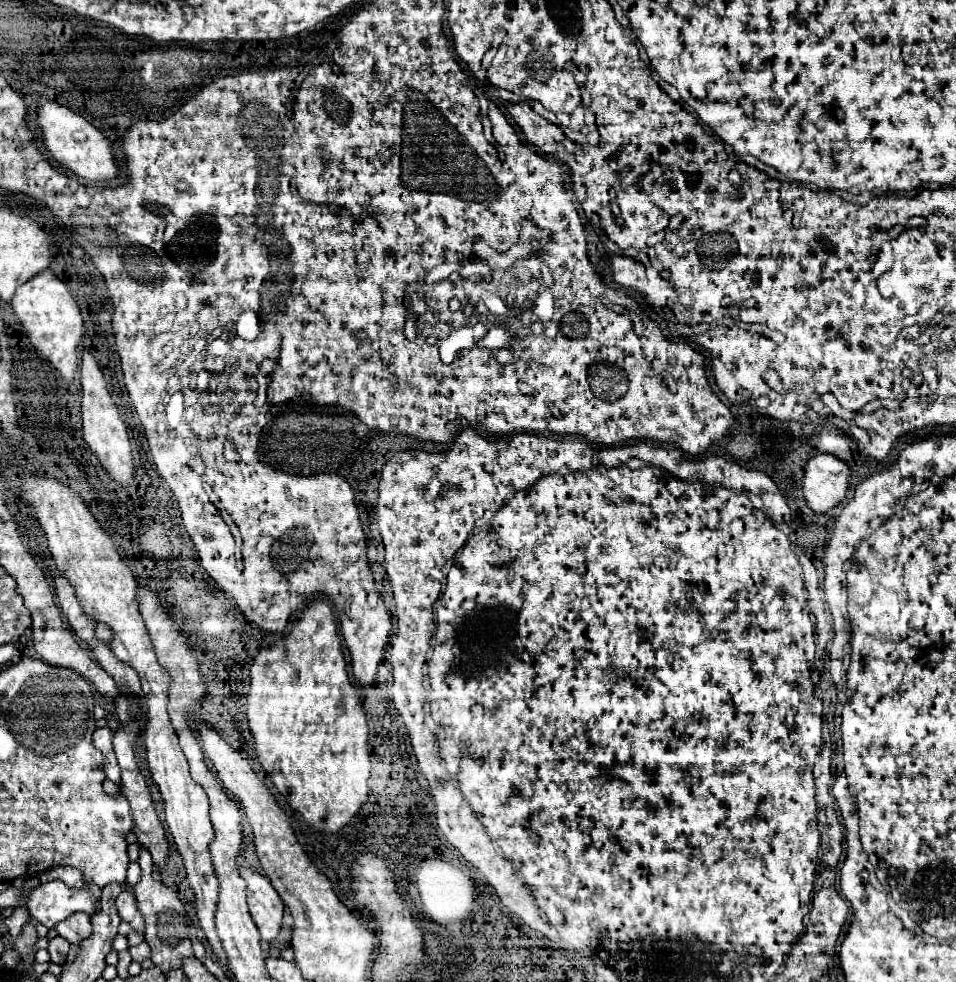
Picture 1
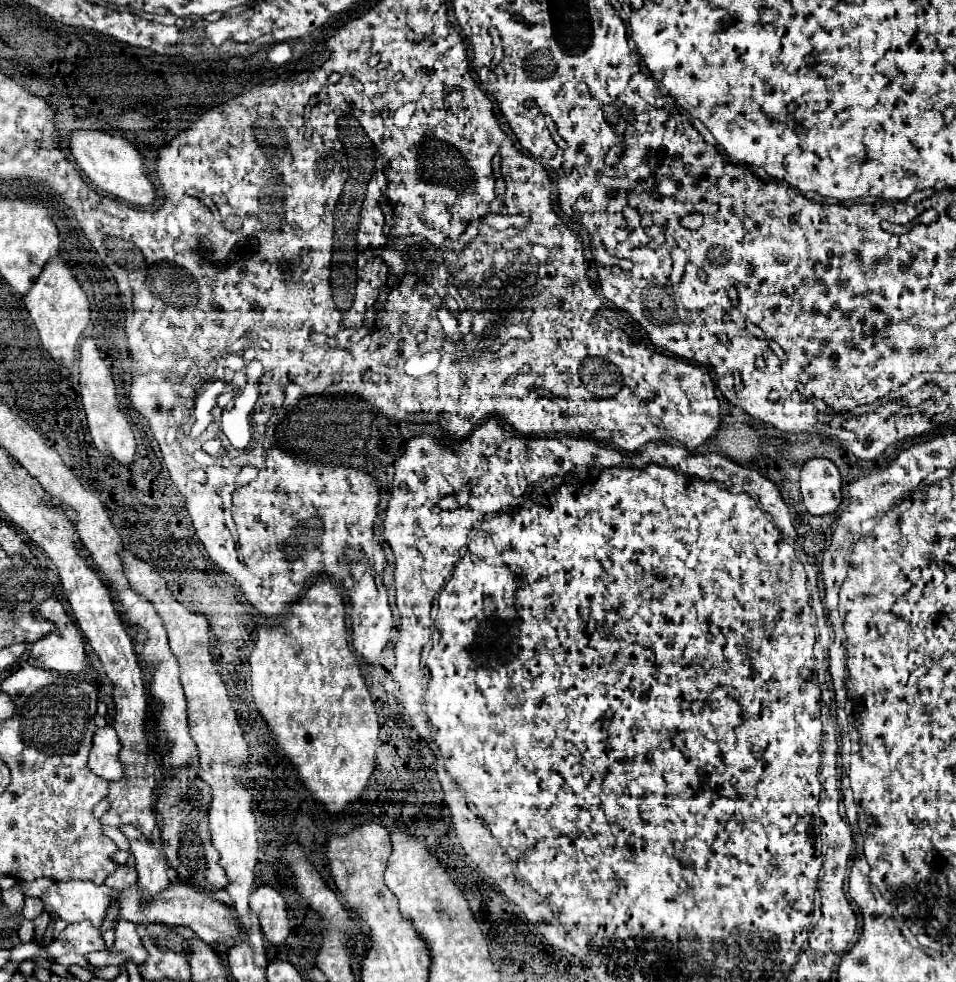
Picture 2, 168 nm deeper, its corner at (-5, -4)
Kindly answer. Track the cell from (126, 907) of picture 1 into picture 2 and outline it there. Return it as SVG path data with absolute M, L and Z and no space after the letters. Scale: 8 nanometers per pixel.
M119 922L119 924L115 926L115 938L117 938L117 940L115 940L111 952L123 954L125 960L135 962L137 966L147 960L147 950L143 948L141 938L139 938L133 922Z

